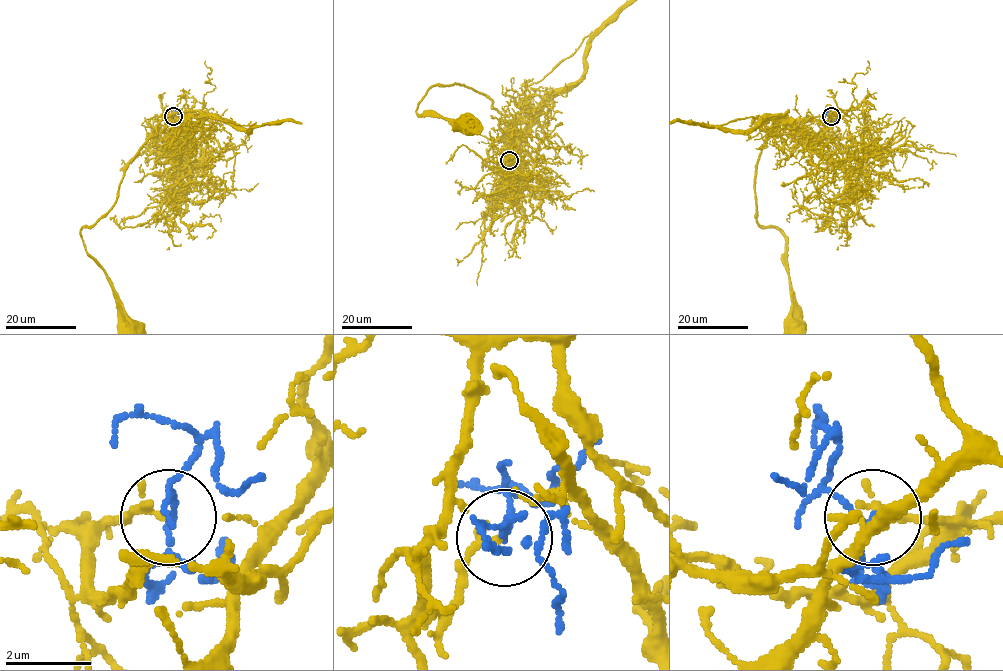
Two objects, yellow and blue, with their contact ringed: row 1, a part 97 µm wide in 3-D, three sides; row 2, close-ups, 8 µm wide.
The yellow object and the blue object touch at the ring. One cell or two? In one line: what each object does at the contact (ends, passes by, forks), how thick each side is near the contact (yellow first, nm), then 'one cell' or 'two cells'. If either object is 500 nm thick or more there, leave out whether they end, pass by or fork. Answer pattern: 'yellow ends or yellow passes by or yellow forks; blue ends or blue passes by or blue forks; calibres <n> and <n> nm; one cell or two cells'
yellow passes by; blue forks; calibres 130 and 90 nm; one cell

